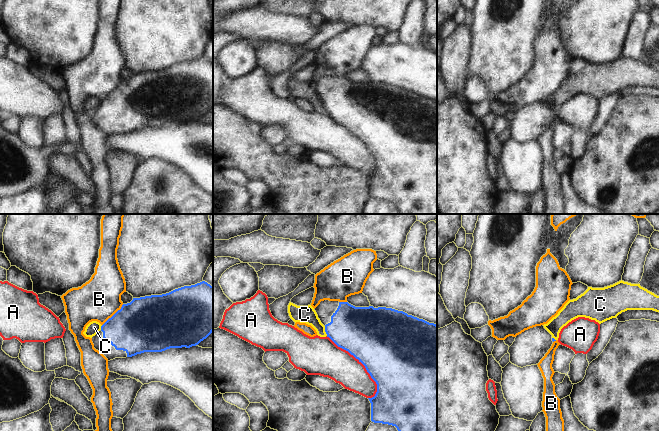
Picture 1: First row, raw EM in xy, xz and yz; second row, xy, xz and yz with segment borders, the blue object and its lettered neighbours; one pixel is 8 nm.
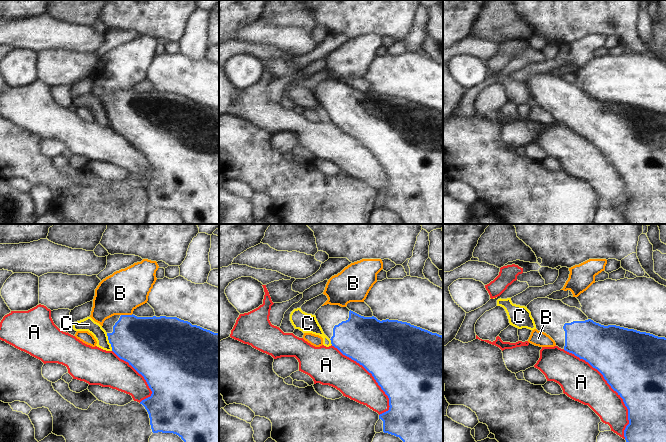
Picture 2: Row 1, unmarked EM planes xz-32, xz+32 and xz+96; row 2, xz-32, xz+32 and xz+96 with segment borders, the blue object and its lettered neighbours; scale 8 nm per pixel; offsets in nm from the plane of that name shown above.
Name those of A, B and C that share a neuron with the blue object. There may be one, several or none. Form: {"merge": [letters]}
{"merge": []}

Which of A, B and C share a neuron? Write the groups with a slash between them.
A / B / C

